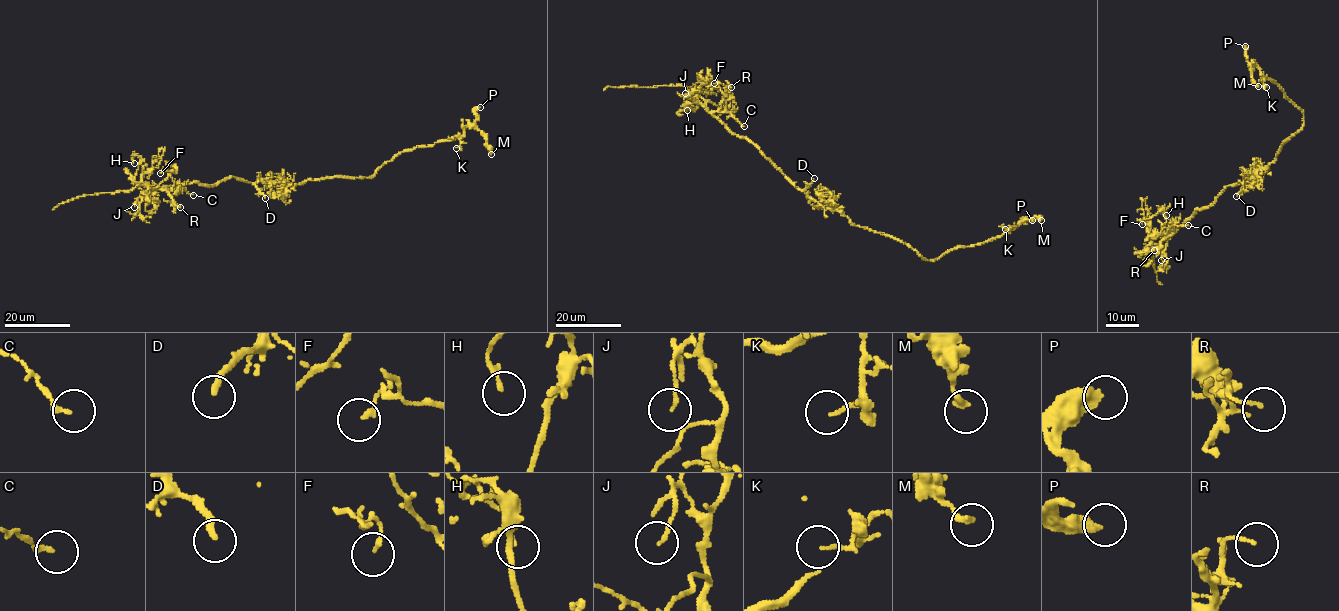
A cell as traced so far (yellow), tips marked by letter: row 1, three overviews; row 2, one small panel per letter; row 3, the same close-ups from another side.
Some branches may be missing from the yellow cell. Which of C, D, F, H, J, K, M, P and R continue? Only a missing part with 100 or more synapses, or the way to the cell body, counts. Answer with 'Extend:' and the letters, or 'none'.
Extend: none

